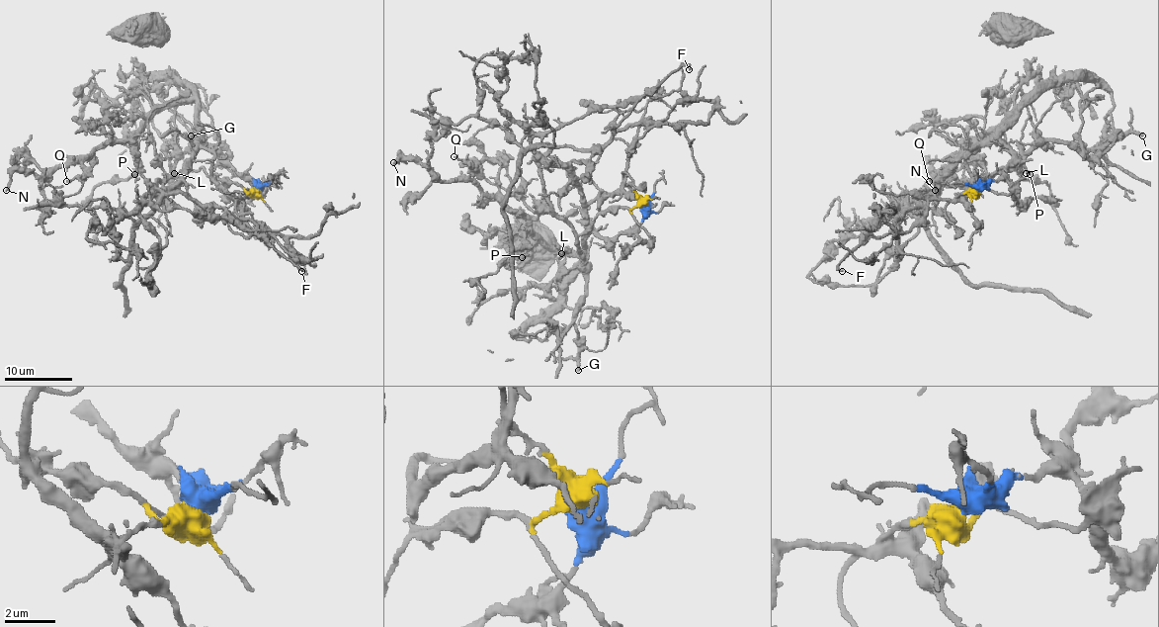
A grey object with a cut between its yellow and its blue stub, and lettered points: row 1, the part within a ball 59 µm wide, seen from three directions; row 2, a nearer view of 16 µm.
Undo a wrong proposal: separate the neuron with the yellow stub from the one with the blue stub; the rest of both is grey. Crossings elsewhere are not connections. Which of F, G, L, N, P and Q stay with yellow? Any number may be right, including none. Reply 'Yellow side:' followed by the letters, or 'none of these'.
Yellow side: F, G

